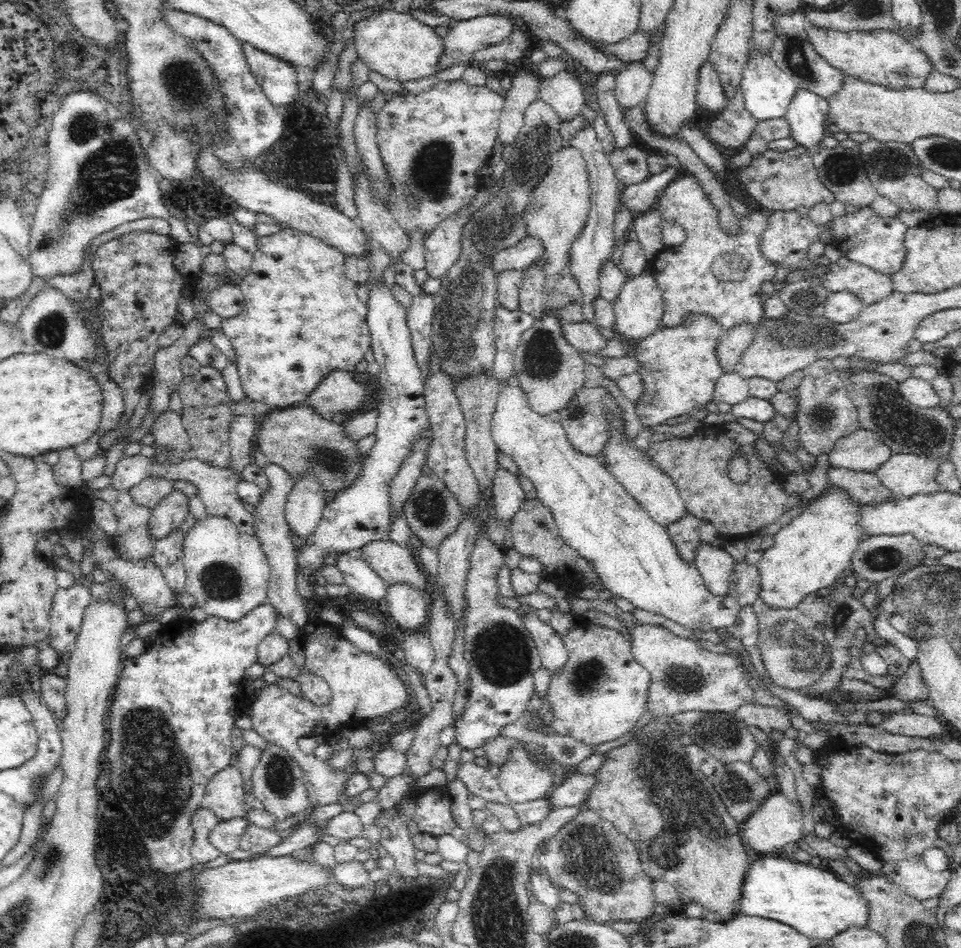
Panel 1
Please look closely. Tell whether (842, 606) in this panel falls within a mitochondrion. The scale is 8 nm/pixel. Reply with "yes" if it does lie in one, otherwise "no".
yes

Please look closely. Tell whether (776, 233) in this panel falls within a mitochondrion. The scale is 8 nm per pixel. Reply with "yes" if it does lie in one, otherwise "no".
no

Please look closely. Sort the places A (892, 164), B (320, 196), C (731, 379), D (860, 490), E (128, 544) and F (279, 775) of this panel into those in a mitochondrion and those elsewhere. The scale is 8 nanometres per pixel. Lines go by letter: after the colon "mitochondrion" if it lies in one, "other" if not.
A: mitochondrion
B: other
C: other
D: other
E: other
F: mitochondrion

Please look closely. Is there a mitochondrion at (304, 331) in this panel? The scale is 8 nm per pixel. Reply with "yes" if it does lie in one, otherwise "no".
yes

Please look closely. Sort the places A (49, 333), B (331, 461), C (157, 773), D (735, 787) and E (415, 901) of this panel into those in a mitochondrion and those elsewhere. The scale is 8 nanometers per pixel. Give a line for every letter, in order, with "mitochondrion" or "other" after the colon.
A: mitochondrion
B: mitochondrion
C: mitochondrion
D: mitochondrion
E: other

